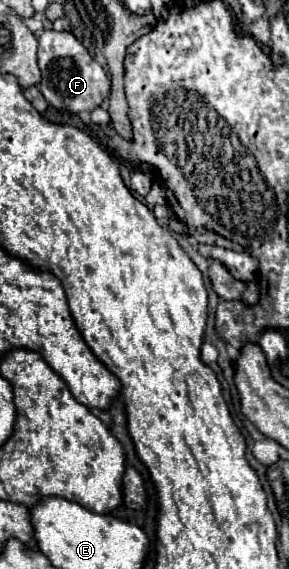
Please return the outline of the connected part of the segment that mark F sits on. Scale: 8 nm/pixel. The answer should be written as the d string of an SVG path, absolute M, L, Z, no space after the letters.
M43 30L39 36L39 68L43 74L41 92L45 100L57 110L69 110L73 114L93 112L109 98L111 80L107 78L101 64L91 58L87 48L71 32Z

